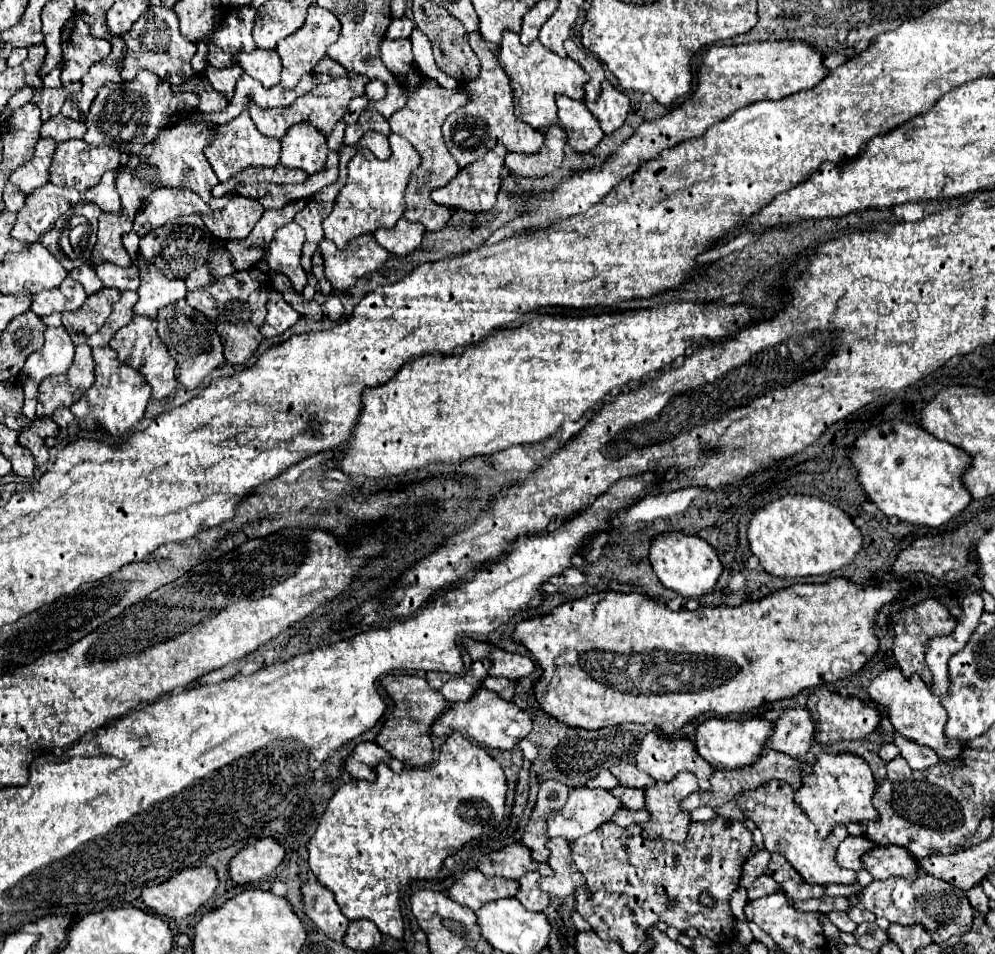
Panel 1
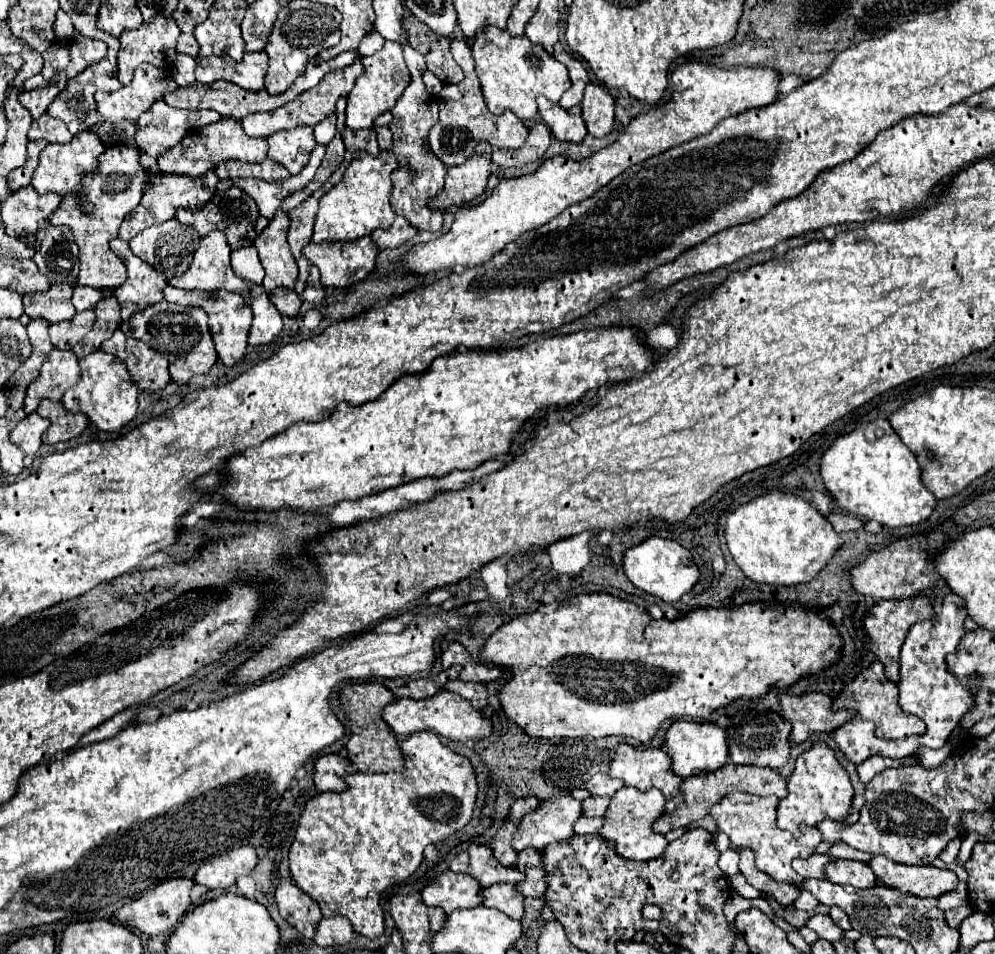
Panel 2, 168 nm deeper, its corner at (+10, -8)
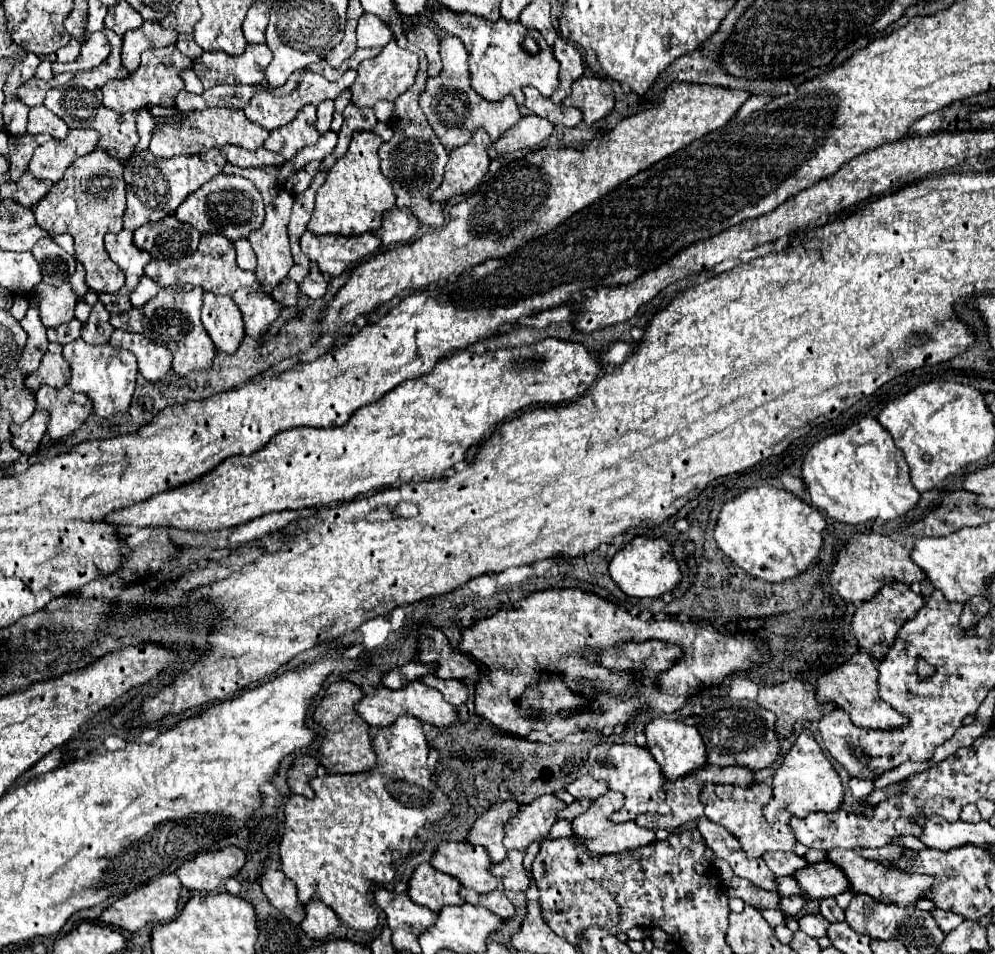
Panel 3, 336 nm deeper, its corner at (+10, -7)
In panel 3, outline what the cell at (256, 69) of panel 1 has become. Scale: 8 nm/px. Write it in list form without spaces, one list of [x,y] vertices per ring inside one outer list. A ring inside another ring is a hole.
[[[248,45],[238,57],[222,51],[208,51],[194,61],[194,73],[204,83],[204,89],[222,83],[258,85],[264,81],[264,69],[270,59],[272,53],[266,45]]]

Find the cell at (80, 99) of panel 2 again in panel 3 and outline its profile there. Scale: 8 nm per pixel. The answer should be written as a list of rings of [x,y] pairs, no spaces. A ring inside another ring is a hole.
[[[110,35],[110,37],[112,37],[112,53],[110,53],[110,57],[102,65],[98,65],[96,69],[78,71],[72,81],[62,85],[62,89],[52,89],[46,95],[44,105],[52,113],[56,113],[60,119],[64,119],[64,123],[70,129],[96,129],[100,133],[98,147],[104,147],[110,153],[114,153],[114,157],[118,157],[120,161],[126,161],[134,153],[134,147],[138,143],[138,131],[136,131],[134,117],[122,117],[120,113],[114,113],[114,111],[106,109],[100,103],[94,103],[94,101],[98,101],[102,97],[100,89],[102,89],[102,85],[106,81],[120,79],[120,45],[122,43],[120,43],[118,35]]]

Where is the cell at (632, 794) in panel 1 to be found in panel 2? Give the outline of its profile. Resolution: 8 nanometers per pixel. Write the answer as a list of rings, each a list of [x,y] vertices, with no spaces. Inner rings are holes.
[[[596,796],[596,798],[586,798],[582,802],[582,816],[602,816],[610,804],[608,796]]]

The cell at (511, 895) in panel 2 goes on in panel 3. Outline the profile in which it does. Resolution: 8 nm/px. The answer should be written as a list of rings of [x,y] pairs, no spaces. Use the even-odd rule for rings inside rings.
[[[460,889],[460,895],[472,903],[472,905],[482,905],[486,909],[490,909],[492,913],[500,915],[502,919],[510,919],[514,915],[514,905],[512,901],[502,893],[502,891],[490,891],[490,893],[476,893],[470,889]]]

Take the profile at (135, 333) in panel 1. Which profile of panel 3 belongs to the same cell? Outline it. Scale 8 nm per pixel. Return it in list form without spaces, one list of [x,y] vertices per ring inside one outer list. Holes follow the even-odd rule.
[[[116,329],[110,337],[110,345],[116,349],[132,351],[136,355],[140,375],[152,383],[160,381],[170,371],[172,365],[170,351],[162,345],[154,345],[154,341],[150,341],[148,337]]]

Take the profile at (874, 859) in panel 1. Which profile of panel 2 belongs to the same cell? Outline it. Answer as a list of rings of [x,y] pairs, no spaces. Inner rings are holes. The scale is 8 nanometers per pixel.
[[[832,860],[826,866],[826,880],[832,884],[850,884],[858,890],[870,888],[876,884],[876,876],[866,862],[856,860]]]

